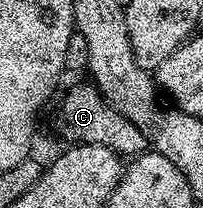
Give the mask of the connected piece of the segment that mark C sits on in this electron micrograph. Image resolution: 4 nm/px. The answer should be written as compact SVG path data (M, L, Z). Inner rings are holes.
M86 82L69 88L59 103L59 131L68 139L66 142L71 145L81 143L101 145L108 147L120 157L138 157L144 154L149 144L141 129L137 129L133 121L129 121L117 109L113 109L113 105L99 94L94 82Z

